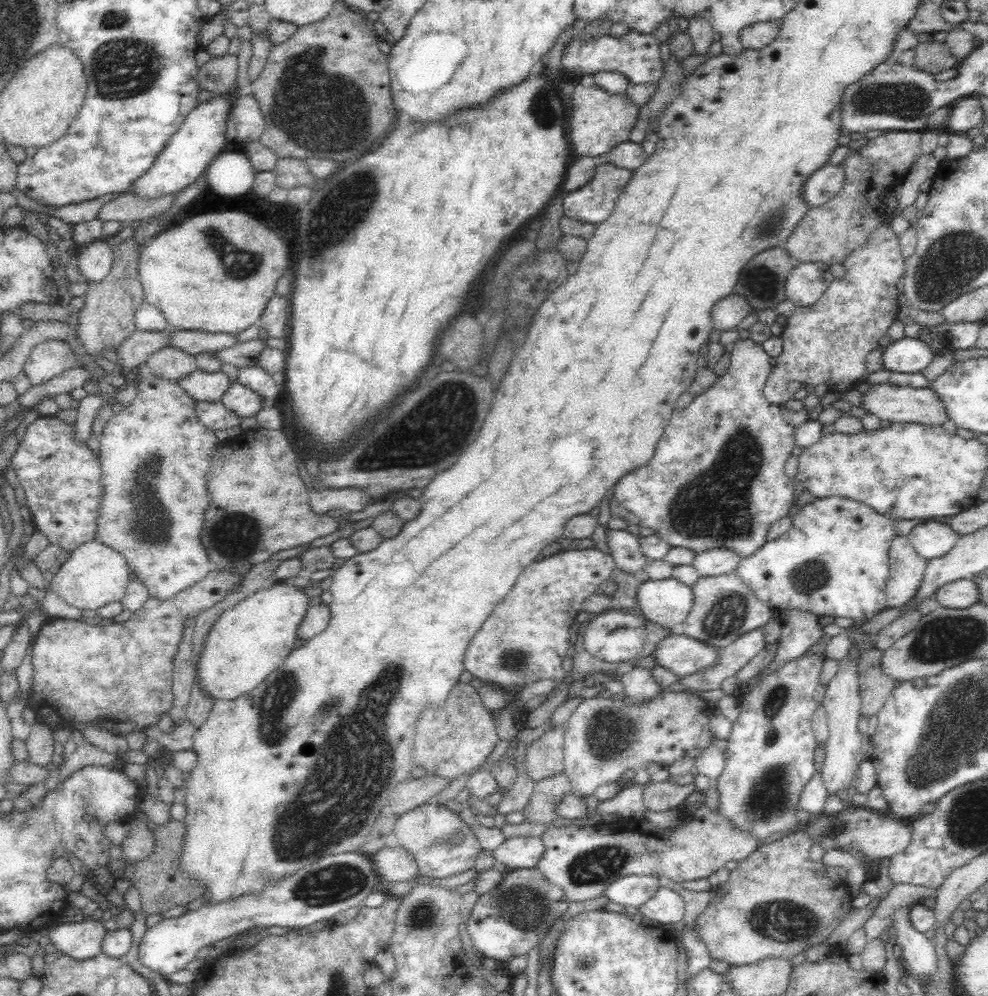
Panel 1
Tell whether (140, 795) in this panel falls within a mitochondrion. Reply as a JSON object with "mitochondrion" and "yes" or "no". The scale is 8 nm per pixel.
{"mitochondrion":"no"}

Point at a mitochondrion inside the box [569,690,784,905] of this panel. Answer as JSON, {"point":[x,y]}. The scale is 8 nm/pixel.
{"point":[614,735]}

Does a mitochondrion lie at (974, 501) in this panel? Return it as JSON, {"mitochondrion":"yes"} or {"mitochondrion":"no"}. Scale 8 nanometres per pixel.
{"mitochondrion":"no"}

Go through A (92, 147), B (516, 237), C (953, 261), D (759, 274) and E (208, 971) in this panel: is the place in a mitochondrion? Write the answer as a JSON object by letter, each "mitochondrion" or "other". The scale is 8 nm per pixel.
{"A":"other","B":"other","C":"mitochondrion","D":"mitochondrion","E":"other"}

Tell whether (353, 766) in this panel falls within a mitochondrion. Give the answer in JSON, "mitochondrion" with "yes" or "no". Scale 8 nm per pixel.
{"mitochondrion":"yes"}

